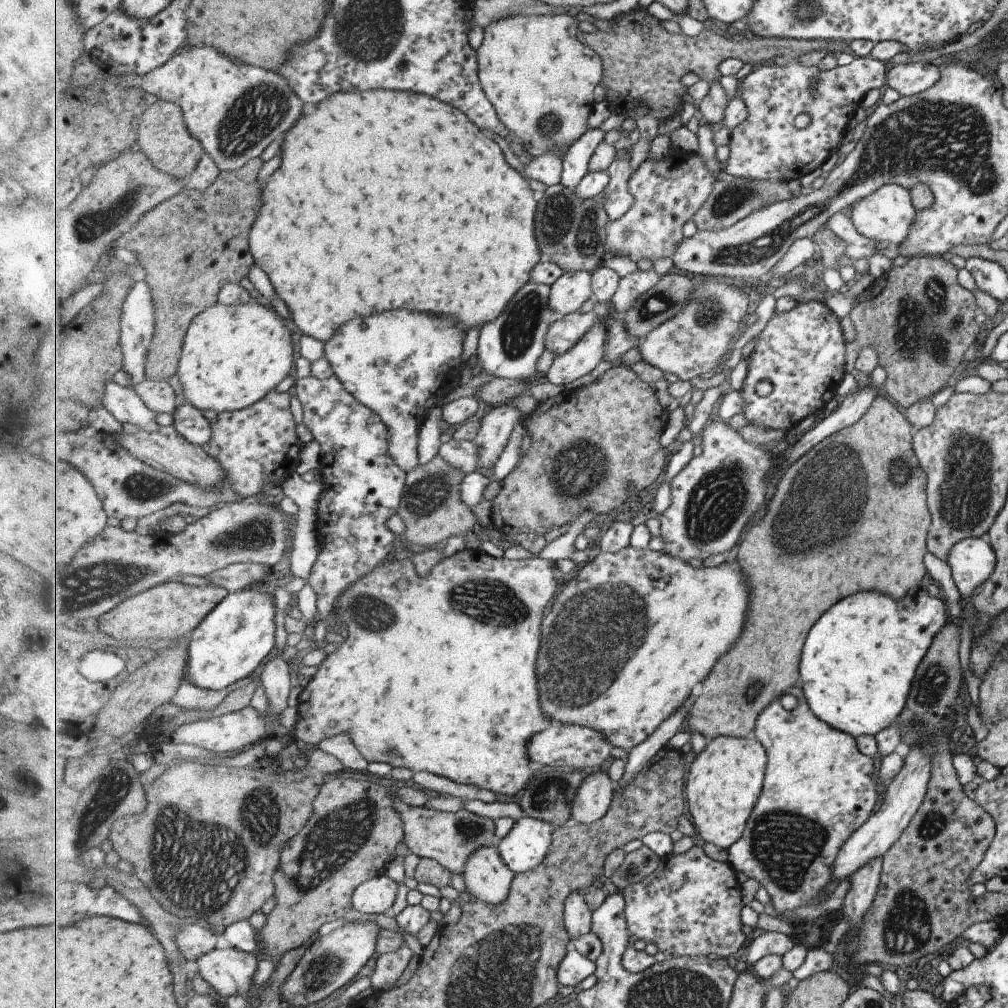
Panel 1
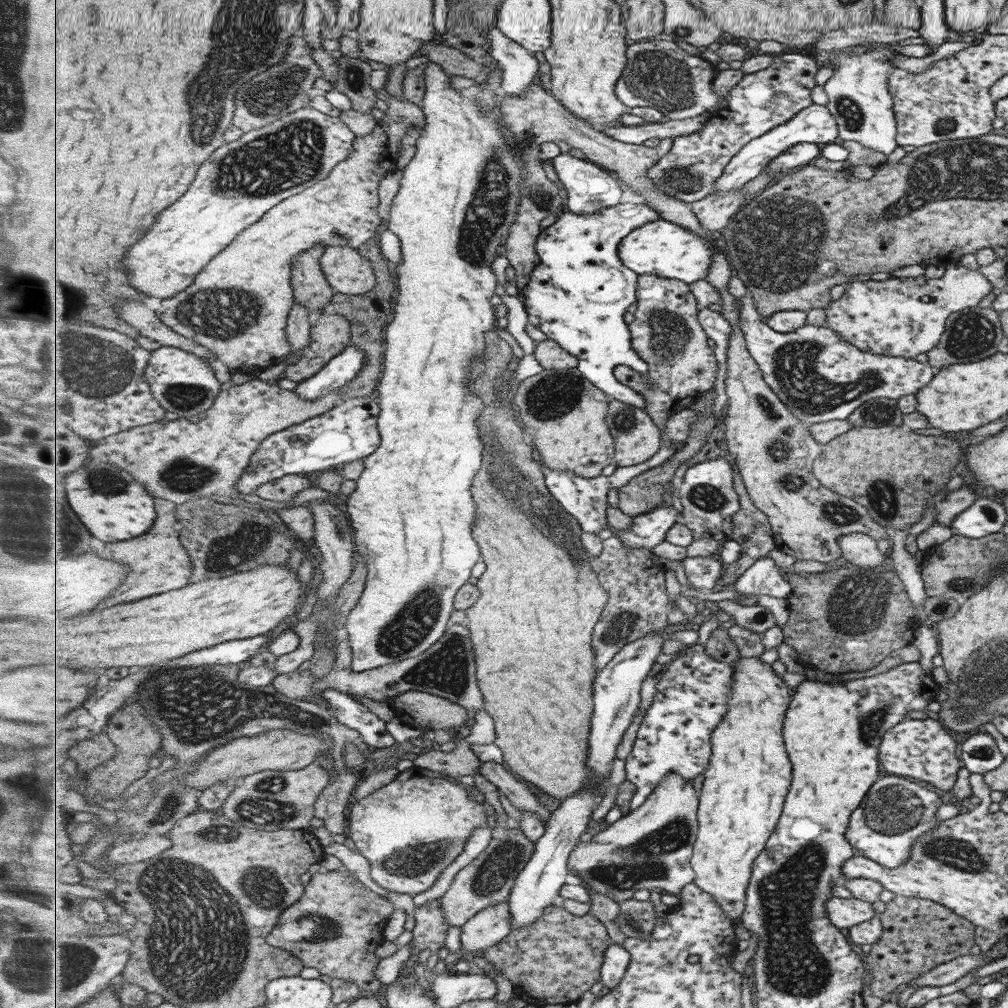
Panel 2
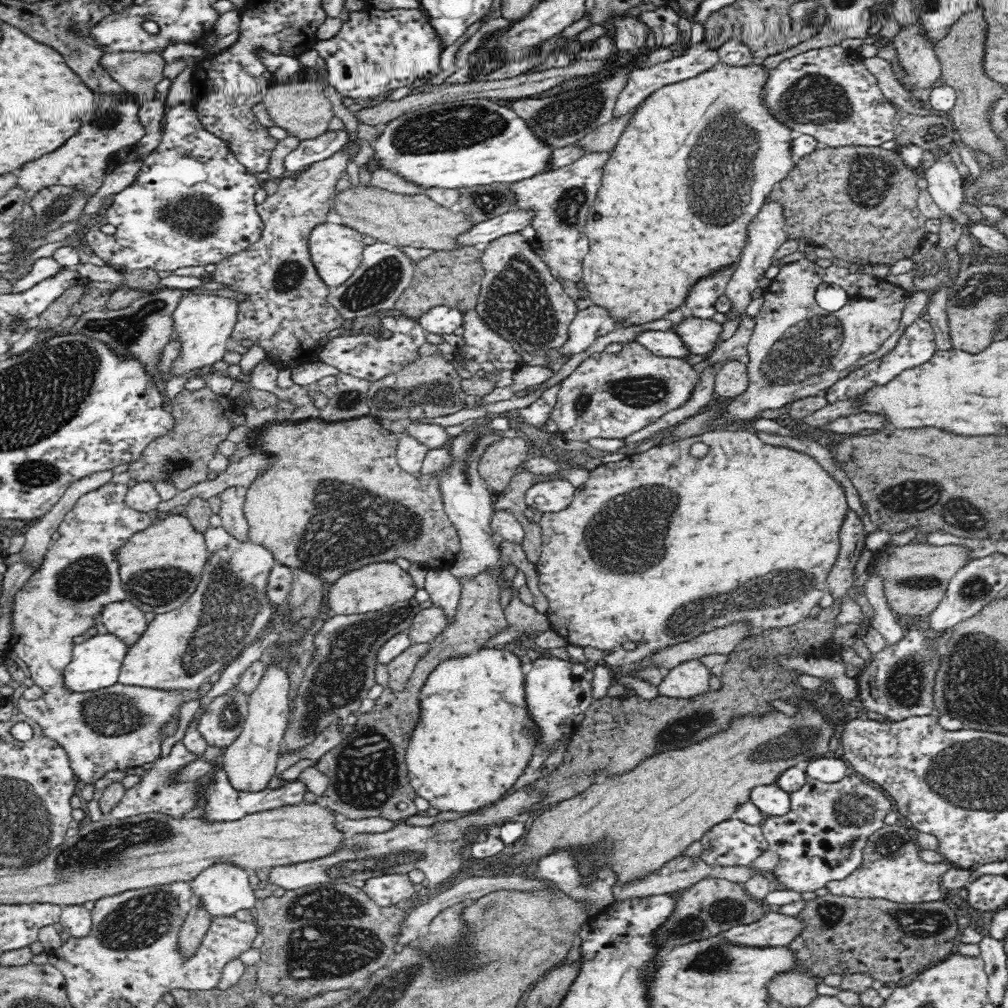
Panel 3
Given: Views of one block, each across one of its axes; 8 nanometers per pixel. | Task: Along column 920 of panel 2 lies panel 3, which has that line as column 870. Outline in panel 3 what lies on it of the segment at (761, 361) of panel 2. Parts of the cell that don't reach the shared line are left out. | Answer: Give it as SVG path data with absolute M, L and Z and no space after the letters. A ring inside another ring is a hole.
M921 317L912 323L912 326L906 328L905 334L902 334L897 346L885 356L878 359L875 362L870 362L862 368L858 368L848 374L844 380L838 380L836 384L830 386L823 395L827 399L827 402L832 404L836 401L844 401L847 399L856 399L860 394L866 393L874 386L886 385L891 382L894 377L898 376L902 370L908 370L908 368L914 368L920 364L930 361L930 358L934 357L937 352L936 336L933 327L930 323L924 322Z

